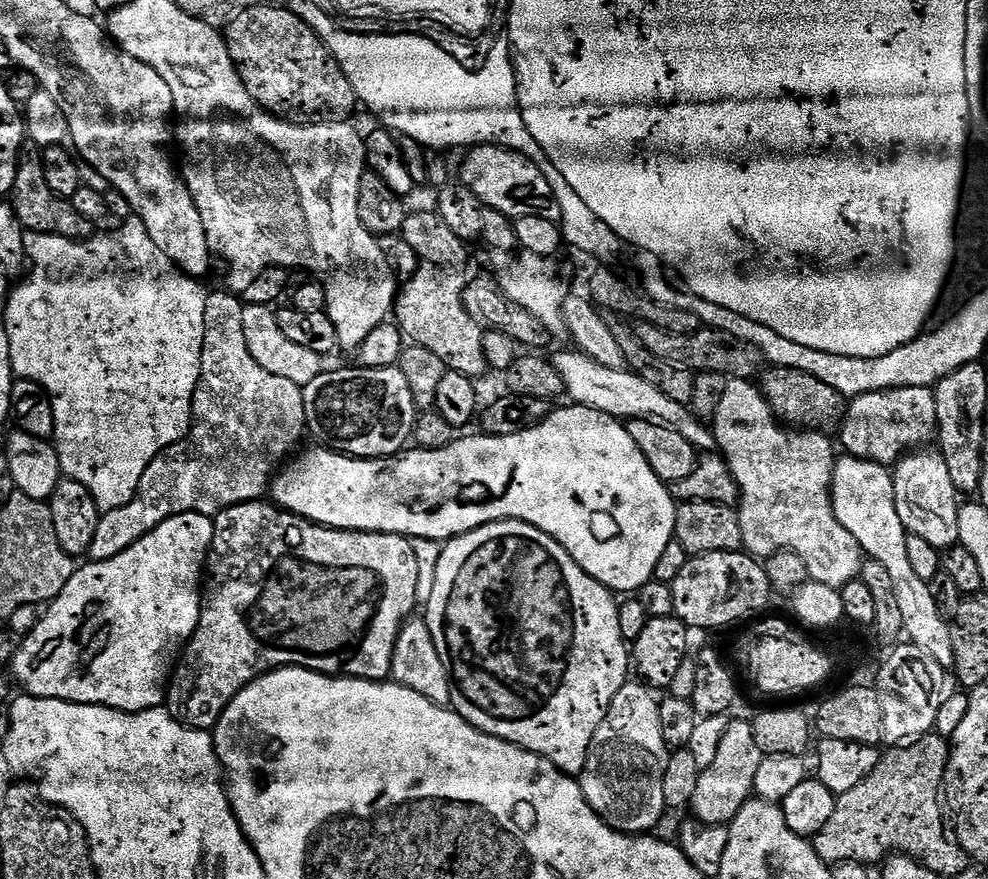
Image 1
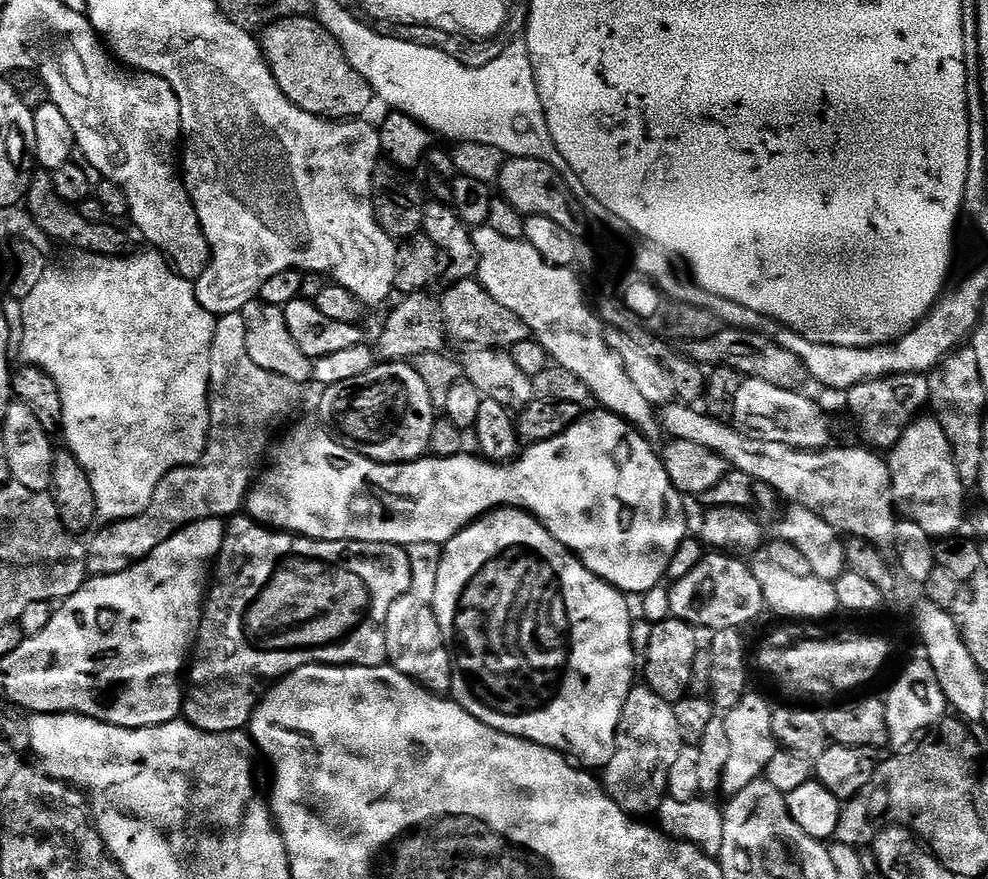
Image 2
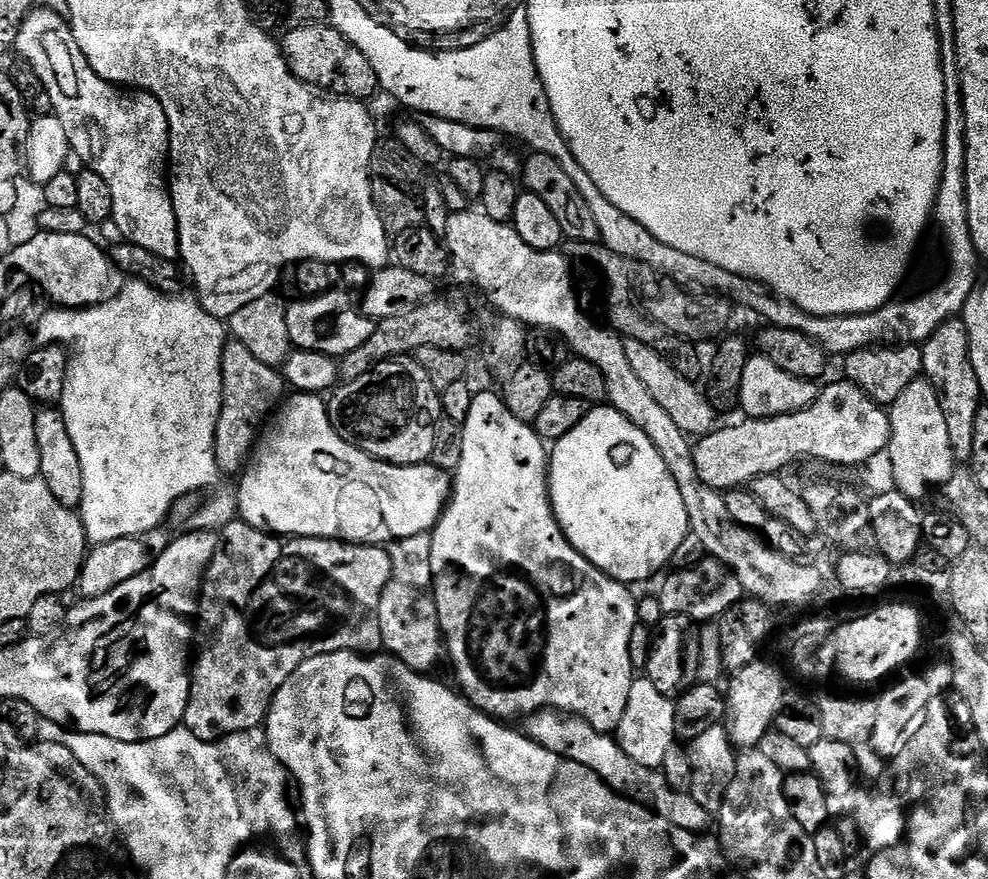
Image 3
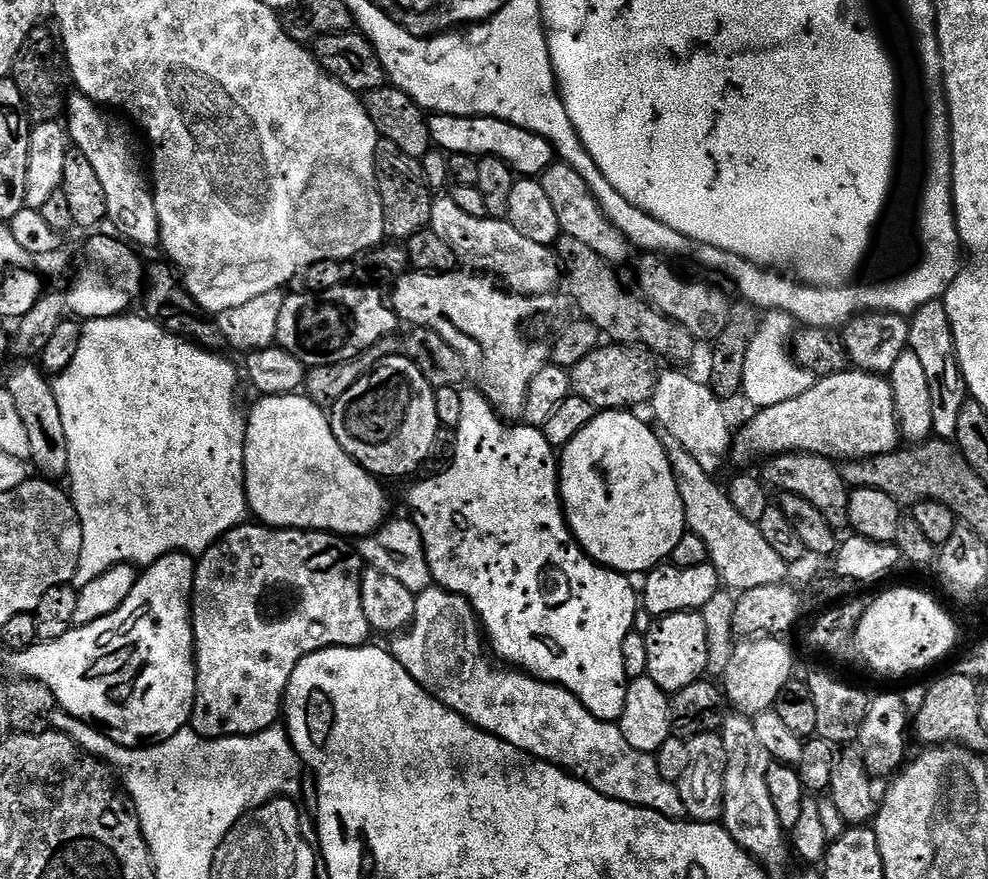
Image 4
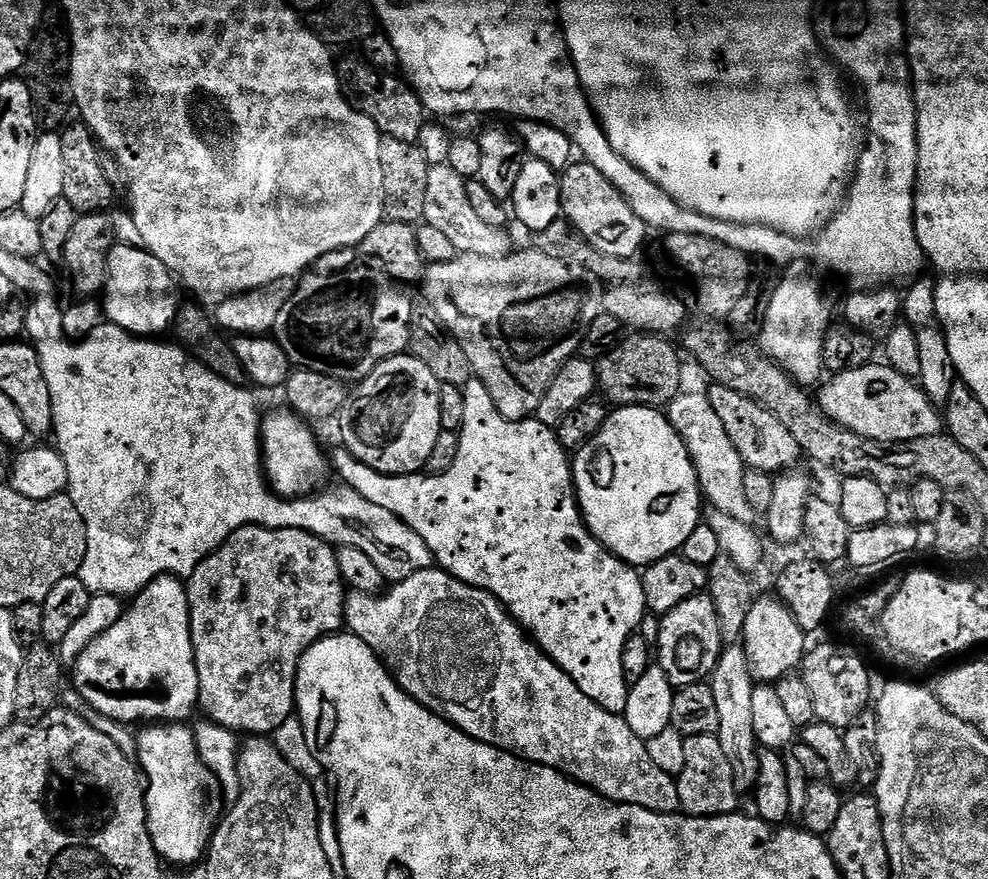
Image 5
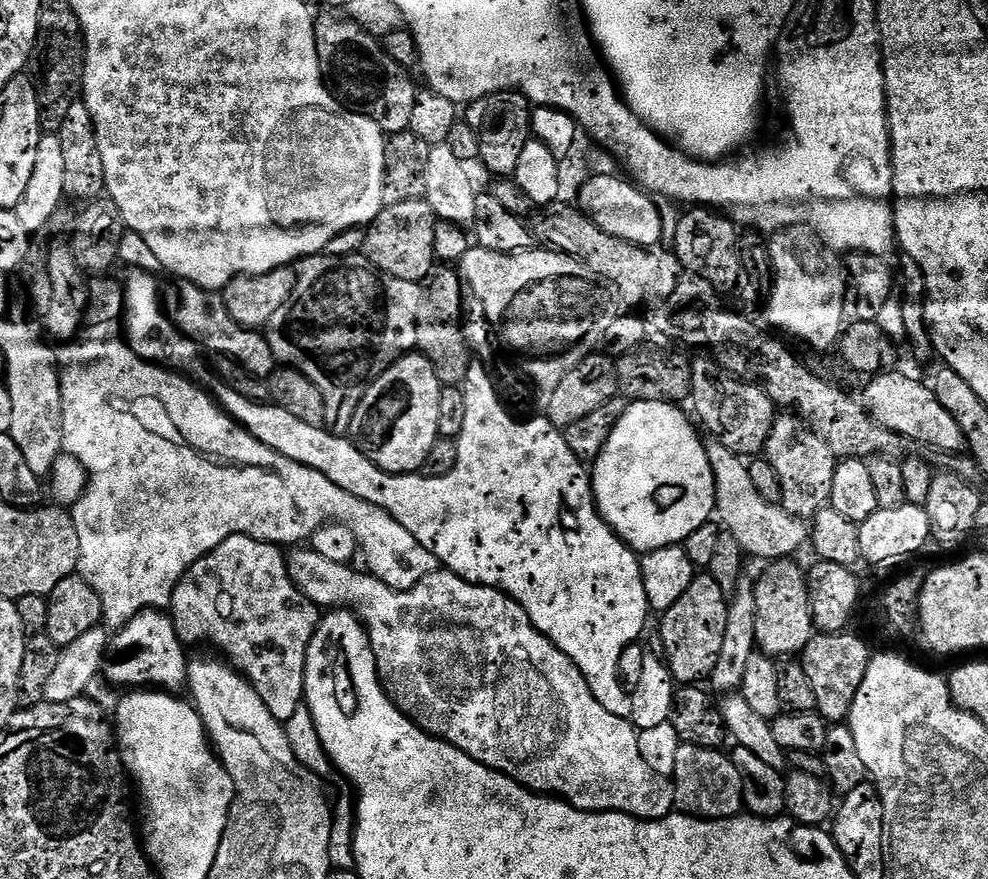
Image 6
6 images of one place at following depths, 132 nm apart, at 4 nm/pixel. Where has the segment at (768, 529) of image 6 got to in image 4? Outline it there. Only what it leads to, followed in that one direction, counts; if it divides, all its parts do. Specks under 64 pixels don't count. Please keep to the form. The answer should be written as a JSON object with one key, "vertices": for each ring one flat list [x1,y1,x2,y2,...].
{"vertices":[[684,370,661,371,656,378,656,387,650,399,650,409,656,420,677,440,679,447,688,452,702,466,702,470,719,473,724,459,730,456,729,449,734,439,733,429,728,429,728,416,720,400,704,384,691,380]]}

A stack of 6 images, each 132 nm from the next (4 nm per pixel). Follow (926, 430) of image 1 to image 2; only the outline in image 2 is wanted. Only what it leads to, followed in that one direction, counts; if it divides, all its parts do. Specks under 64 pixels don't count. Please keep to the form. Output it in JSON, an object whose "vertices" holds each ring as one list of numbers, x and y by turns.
{"vertices":[[919,372,879,376,876,380,858,382,846,392,848,408,860,427,861,438,865,440,861,441,876,450,891,450,899,442,908,424,925,411,929,394,928,376]]}

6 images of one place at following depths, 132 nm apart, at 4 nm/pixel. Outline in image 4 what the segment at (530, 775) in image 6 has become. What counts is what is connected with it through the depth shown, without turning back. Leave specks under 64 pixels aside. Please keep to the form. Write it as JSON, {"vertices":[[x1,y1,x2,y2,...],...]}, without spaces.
{"vertices":[[430,586,416,597,411,626,403,634,393,635,391,640,392,656,404,667,406,674,410,674,410,678,414,678,414,682,423,686,434,699,440,700,450,710,469,720,474,727,497,736,527,756,535,756,537,760,545,760,555,768,572,773,612,800,654,810,671,820,685,819,679,787,673,781,662,778,662,770,658,770,655,755,634,750,634,746,626,742,619,723,600,720,590,714,580,699,559,684,537,680,527,672,501,666,493,659,480,618,465,596,448,592,439,586]]}

